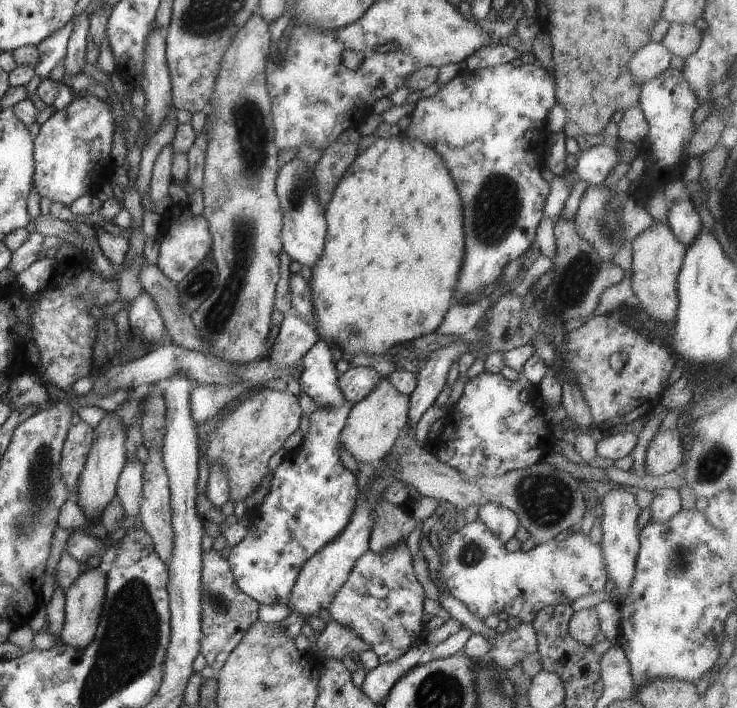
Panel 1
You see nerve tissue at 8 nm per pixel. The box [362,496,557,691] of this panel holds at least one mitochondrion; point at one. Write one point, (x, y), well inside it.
(472, 554)

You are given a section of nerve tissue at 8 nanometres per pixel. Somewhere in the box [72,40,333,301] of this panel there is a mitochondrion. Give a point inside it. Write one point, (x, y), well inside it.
(251, 128)

